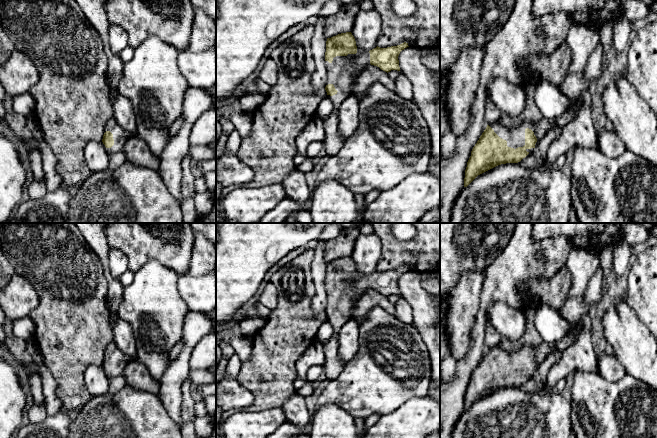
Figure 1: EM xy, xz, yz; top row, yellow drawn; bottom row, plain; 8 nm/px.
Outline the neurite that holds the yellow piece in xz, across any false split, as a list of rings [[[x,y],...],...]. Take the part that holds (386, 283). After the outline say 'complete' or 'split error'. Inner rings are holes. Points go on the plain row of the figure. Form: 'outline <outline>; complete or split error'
outline [[[351,256],[327,262],[325,289],[327,306],[325,314],[334,333],[339,334],[341,327],[351,319],[356,309],[358,296],[374,289],[385,296],[400,295],[398,280],[409,271],[404,266],[387,272],[376,271],[368,276],[357,277],[357,270]]]; split error

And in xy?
outline [[[112,341],[105,349],[102,366],[107,377],[121,376],[131,359],[123,354]]]; split error

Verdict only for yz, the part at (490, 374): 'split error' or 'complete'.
split error

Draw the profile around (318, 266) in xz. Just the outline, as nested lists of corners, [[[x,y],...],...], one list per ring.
[[[319,241],[314,249],[314,257],[311,263],[311,273],[315,285],[315,296],[311,301],[311,307],[316,314],[326,311],[327,291],[325,289],[325,276],[327,262],[324,256],[325,241]]]

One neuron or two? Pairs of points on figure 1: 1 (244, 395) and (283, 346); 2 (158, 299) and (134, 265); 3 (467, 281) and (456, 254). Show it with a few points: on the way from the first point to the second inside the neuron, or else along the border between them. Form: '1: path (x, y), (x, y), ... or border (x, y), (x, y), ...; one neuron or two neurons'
1: border (235, 378), (254, 397), (250, 404), (240, 409); two neurons
2: border (161, 264), (150, 260), (134, 273); two neurons
3: border (483, 270), (465, 271), (450, 290); two neurons

